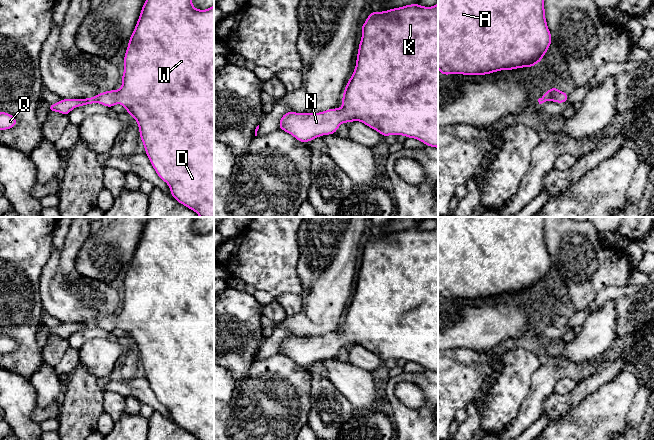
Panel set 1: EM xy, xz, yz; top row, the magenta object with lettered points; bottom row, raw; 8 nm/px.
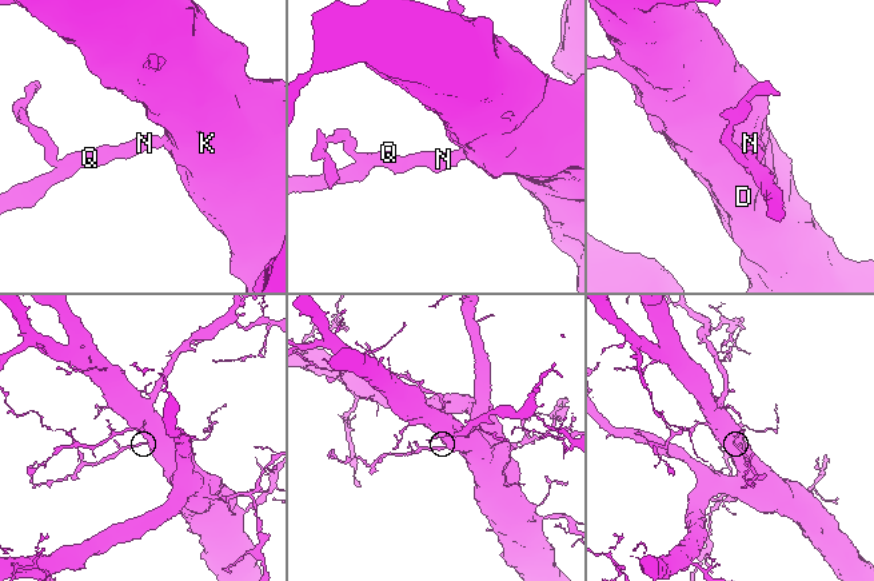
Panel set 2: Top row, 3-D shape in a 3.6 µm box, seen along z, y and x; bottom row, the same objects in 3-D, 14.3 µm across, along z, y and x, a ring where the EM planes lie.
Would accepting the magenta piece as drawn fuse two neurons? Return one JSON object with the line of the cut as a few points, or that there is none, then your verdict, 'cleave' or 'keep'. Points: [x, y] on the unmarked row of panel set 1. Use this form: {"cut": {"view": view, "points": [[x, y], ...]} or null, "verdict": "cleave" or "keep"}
{"cut": null, "verdict": "keep"}

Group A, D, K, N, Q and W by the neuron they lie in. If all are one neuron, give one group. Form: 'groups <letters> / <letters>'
groups A D K N Q W

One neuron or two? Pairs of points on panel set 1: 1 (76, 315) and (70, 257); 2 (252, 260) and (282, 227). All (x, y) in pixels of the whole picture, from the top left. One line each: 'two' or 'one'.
1: two
2: one

